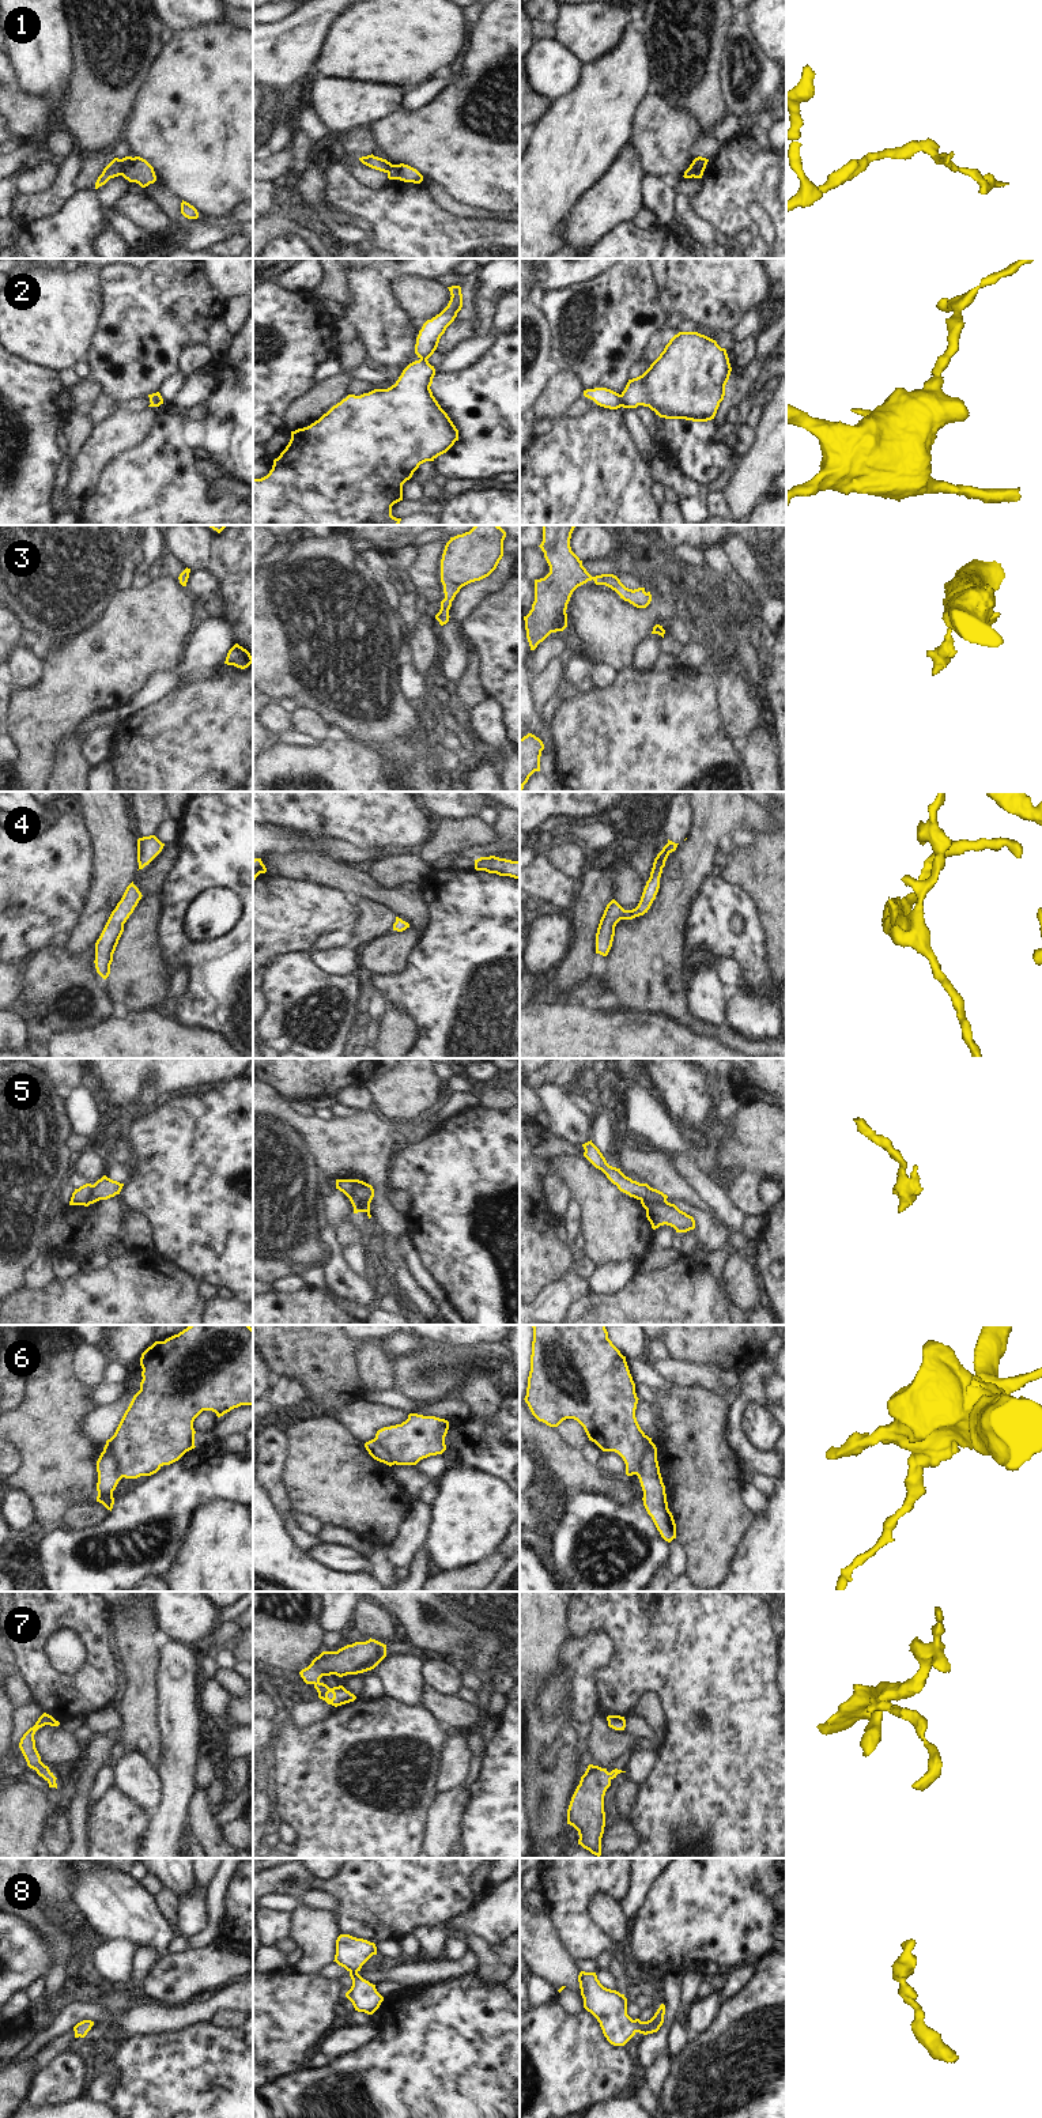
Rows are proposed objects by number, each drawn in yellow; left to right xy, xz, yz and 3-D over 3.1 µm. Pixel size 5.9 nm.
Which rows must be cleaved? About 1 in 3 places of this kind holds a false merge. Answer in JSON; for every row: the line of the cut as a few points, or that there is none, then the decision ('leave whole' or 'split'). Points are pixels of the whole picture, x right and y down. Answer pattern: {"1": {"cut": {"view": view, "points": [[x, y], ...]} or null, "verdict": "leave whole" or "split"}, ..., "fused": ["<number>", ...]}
{"1": {"cut": {"view": "xy", "points": [[120, 159], [121, 174]]}, "verdict": "split"}, "2": {"cut": {"view": "yz", "points": [[619, 395], [622, 406]]}, "verdict": "split"}, "3": {"cut": null, "verdict": "leave whole"}, "4": {"cut": null, "verdict": "leave whole"}, "5": {"cut": {"view": "yz", "points": [[665, 1200], [641, 1201]]}, "verdict": "split"}, "6": {"cut": {"view": "xy", "points": [[106, 1442], [112, 1449], [121, 1477]]}, "verdict": "split"}, "7": {"cut": null, "verdict": "leave whole"}, "8": {"cut": null, "verdict": "leave whole"}, "fused": ["1", "2", "5", "6"]}

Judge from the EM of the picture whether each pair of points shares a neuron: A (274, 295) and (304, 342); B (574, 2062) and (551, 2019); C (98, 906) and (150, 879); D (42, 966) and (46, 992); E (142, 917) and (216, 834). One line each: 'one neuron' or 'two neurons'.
A: one neuron
B: one neuron
C: two neurons
D: one neuron
E: two neurons

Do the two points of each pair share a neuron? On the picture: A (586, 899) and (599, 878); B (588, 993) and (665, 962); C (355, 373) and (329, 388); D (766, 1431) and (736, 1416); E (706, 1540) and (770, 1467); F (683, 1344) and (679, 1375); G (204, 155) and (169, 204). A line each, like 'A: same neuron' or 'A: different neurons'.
A: same neuron
B: different neurons
C: different neurons
D: different neurons
E: different neurons
F: different neurons
G: different neurons

